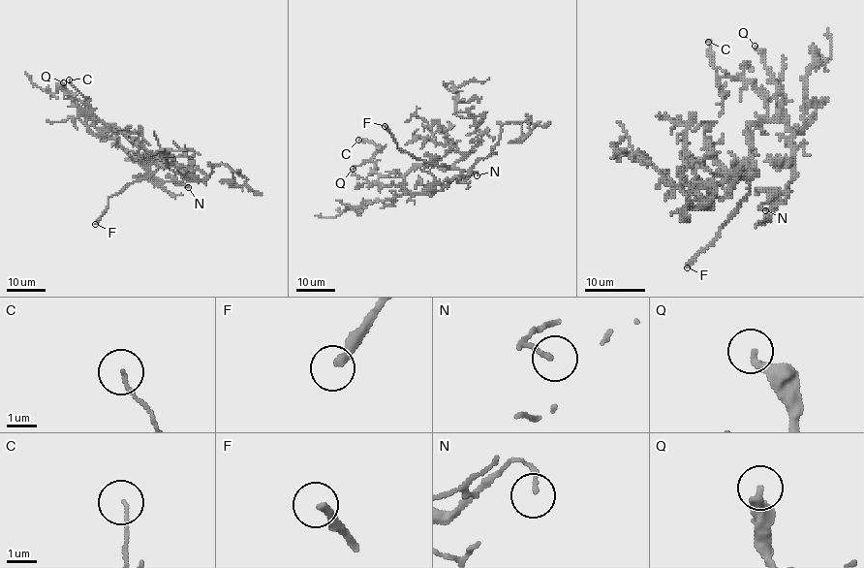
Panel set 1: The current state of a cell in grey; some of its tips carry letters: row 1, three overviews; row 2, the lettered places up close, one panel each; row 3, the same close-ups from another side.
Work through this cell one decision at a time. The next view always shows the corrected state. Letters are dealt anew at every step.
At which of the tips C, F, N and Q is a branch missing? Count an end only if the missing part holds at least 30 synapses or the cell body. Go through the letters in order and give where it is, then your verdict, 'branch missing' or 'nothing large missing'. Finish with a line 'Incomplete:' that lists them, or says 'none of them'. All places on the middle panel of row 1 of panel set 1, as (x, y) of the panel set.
C: place (358, 140); nothing large missing
F: place (385, 126); branch missing
N: place (477, 175); nothing large missing
Q: place (353, 169); nothing large missing
Incomplete: F

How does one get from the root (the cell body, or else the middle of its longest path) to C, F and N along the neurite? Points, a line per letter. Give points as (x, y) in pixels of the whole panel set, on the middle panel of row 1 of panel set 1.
C: (431, 165), (414, 165), (402, 175), (384, 176), (375, 170), (373, 161), (379, 145), (358, 140)
F: (431, 165), (447, 168), (416, 159), (401, 150), (385, 126)
N: (431, 165), (416, 165), (404, 176), (406, 192), (434, 193), (454, 179), (466, 179), (475, 171), (477, 175)

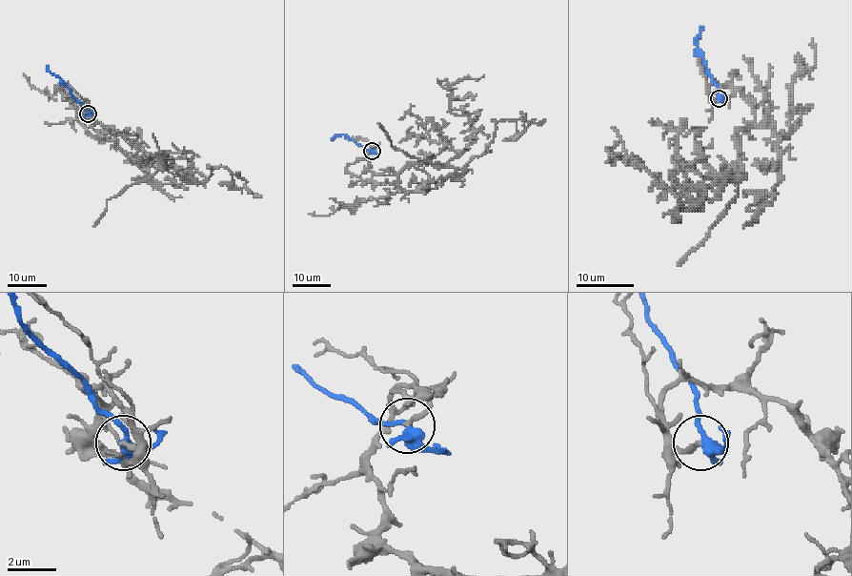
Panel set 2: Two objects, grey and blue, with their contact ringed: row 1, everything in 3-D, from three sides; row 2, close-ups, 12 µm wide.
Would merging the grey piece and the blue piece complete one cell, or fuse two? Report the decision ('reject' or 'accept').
reject

